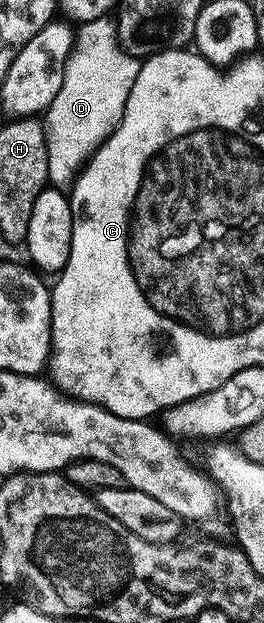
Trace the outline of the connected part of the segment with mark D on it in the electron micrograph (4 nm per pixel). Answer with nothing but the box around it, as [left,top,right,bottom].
[45,18,140,188]

